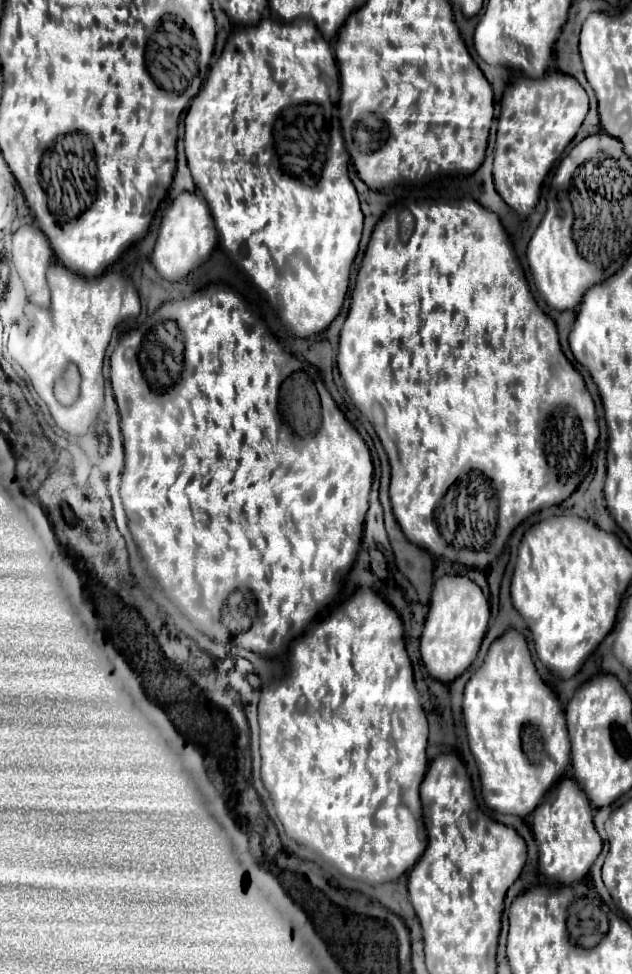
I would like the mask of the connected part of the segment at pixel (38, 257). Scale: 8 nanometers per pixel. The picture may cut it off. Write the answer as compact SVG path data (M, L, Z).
M36 224L20 226L12 238L12 262L24 282L26 296L40 308L50 306L50 290L46 284L46 270L52 262L52 248L48 238Z

